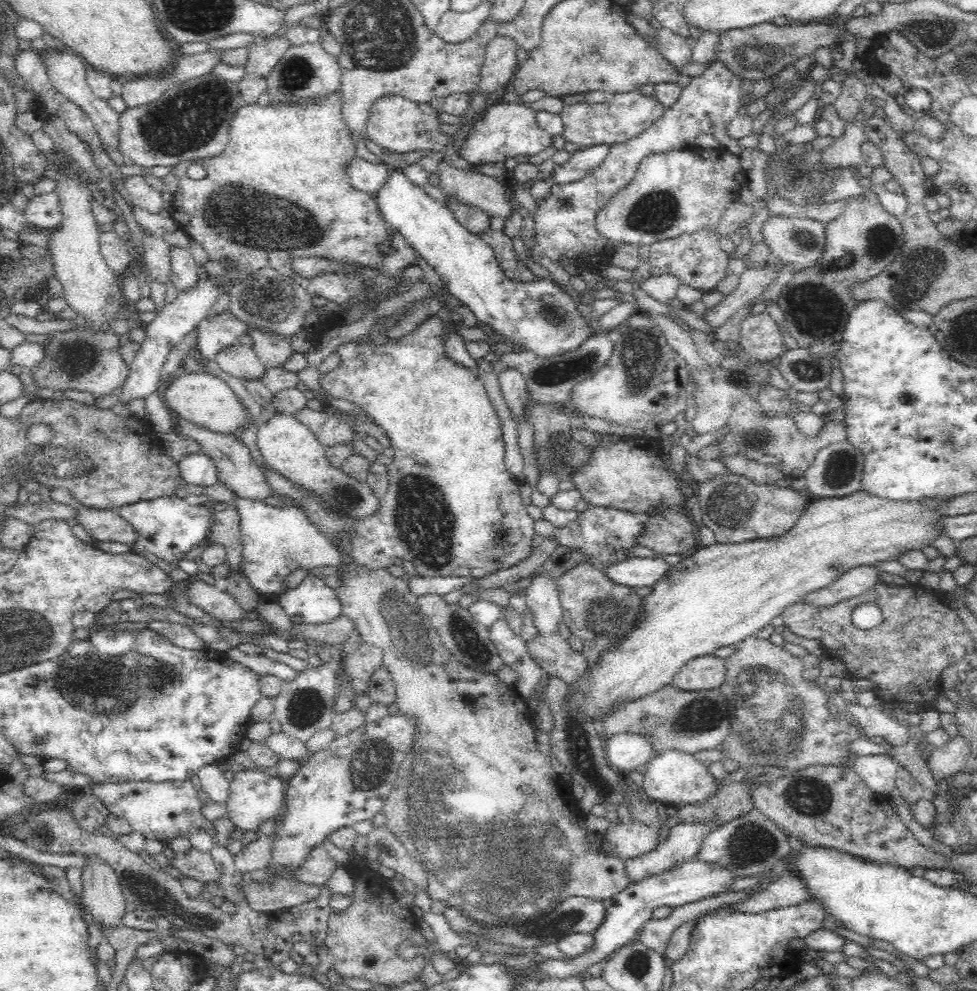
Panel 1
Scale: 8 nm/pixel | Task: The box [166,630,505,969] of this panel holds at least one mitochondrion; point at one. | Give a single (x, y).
(363, 762)

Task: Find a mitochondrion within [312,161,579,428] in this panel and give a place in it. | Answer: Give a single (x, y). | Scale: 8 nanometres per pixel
(554, 315)

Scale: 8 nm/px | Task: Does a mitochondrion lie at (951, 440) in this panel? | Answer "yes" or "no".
yes

